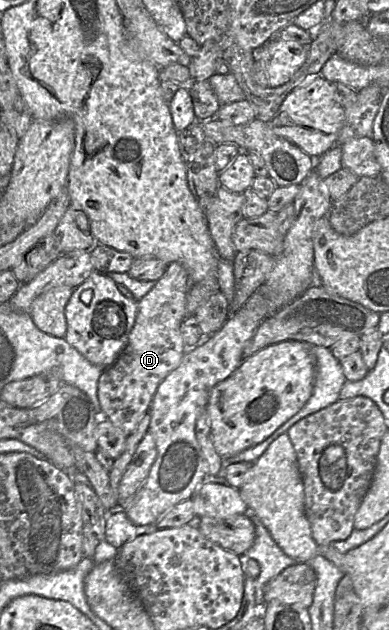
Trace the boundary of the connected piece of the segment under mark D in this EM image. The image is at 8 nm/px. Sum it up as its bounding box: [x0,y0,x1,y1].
[97,264,188,437]

